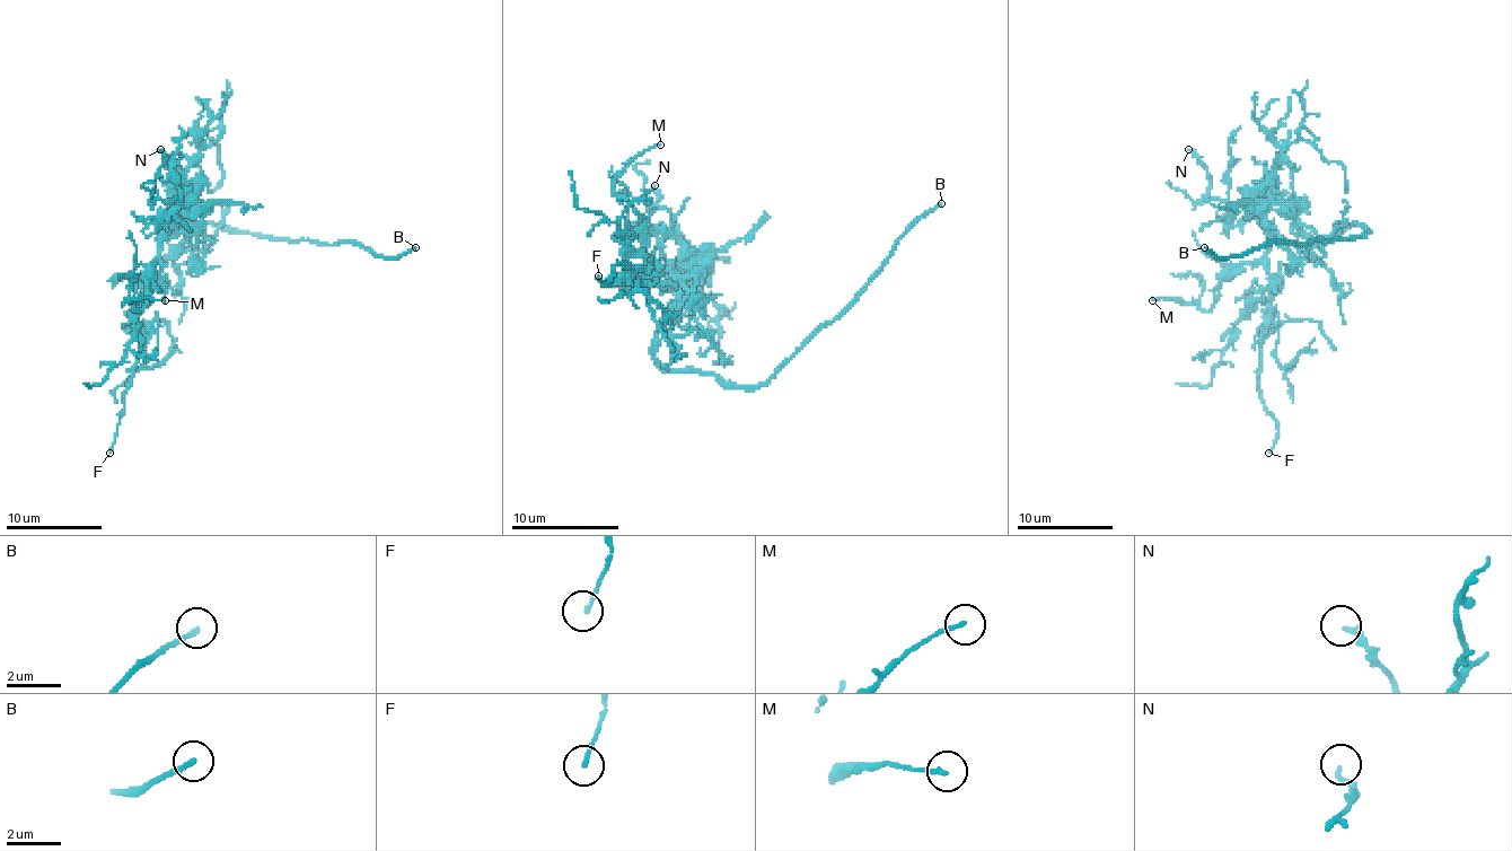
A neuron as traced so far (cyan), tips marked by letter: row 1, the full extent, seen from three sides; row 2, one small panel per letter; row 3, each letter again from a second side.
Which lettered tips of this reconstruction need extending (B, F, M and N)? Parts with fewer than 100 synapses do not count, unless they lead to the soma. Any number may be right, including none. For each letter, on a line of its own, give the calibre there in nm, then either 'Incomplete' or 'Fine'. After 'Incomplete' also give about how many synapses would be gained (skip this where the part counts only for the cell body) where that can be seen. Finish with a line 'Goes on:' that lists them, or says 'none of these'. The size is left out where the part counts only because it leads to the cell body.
B: Thickness 200 nm. Incomplete
F: Thickness 140 nm. Fine
M: Thickness 140 nm. Fine
N: Thickness 200 nm. Fine
Goes on: B

